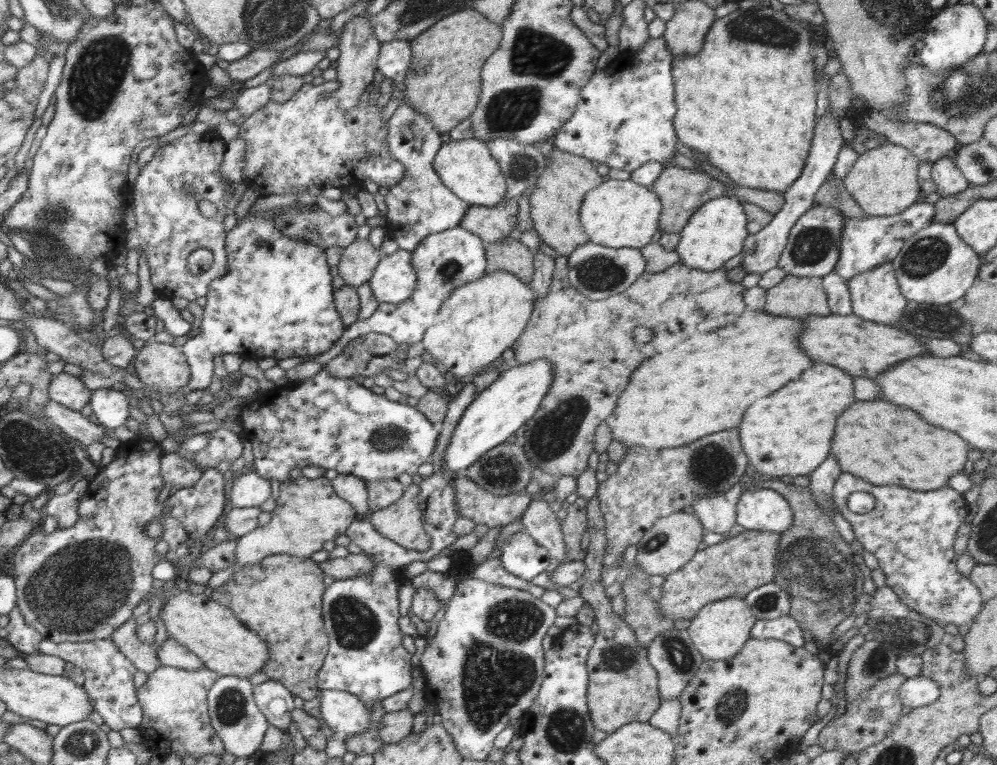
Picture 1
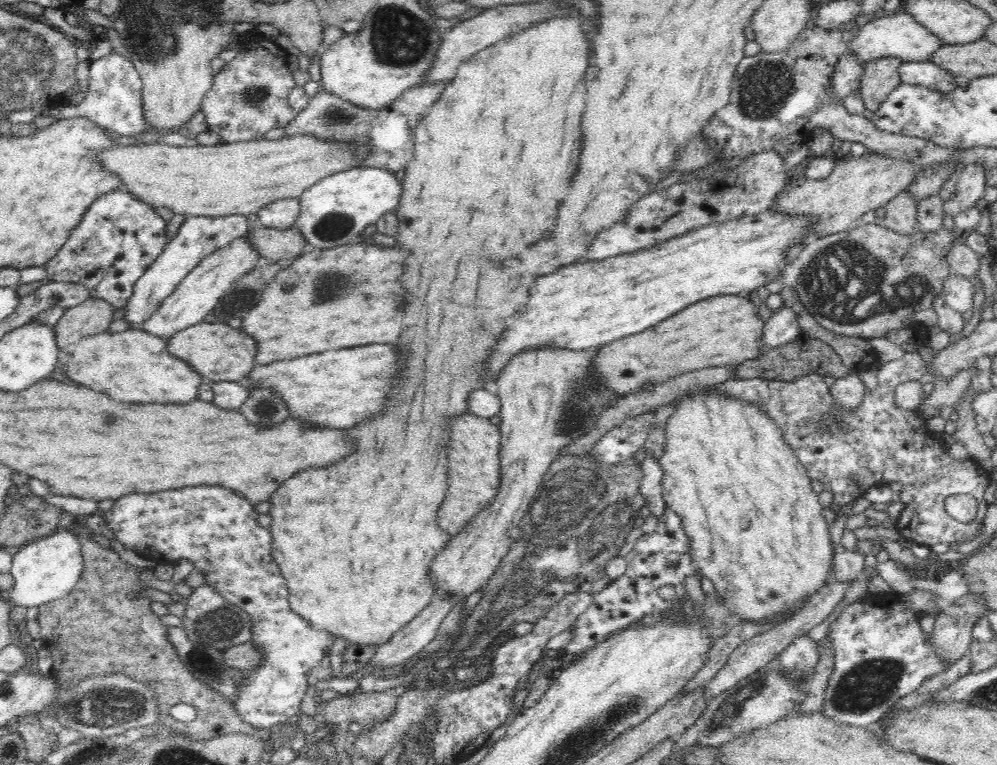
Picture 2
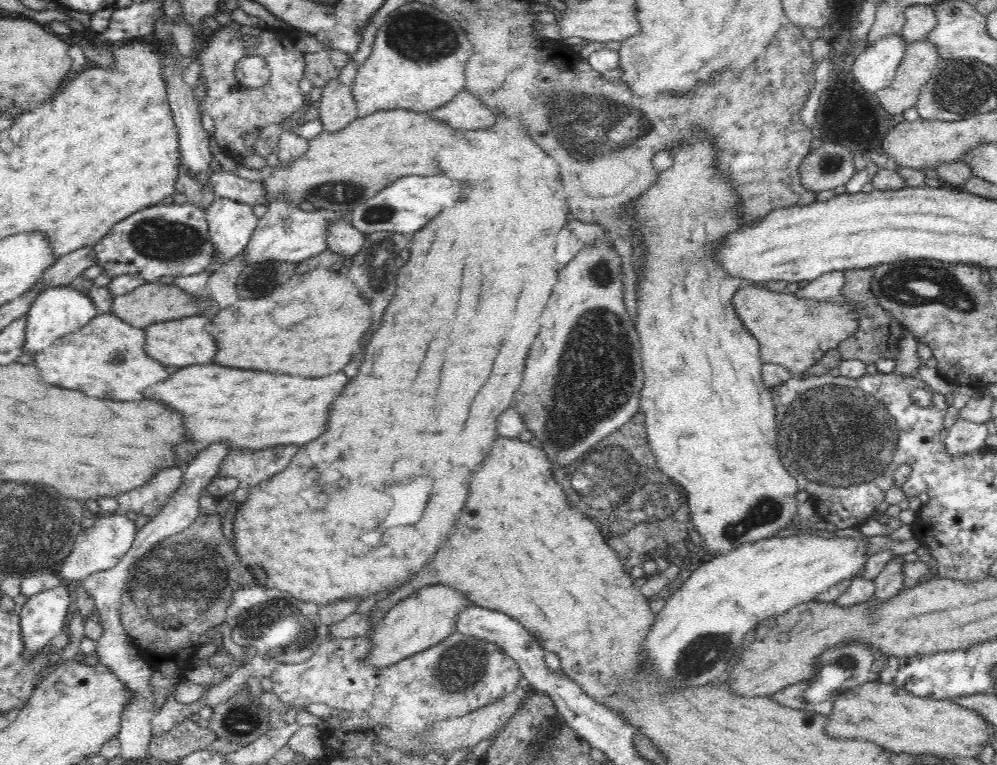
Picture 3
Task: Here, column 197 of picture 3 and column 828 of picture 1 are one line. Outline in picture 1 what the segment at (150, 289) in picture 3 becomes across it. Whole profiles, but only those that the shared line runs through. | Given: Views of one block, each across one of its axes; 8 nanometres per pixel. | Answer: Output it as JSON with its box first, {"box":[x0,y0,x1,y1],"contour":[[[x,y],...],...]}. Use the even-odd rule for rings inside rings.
{"box":[764,275,828,318],"contour":[[[787,275],[780,284],[766,289],[764,311],[770,315],[802,318],[806,315],[828,316],[827,294],[823,280]]]}

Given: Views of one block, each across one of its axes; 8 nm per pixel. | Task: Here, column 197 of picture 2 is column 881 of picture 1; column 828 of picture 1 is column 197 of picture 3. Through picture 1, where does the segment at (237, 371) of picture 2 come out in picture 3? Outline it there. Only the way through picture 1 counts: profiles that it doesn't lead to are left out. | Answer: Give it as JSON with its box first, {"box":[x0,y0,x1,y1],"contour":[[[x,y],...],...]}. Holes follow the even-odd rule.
{"box":[144,315,216,366],"contour":[[[202,315],[181,317],[160,321],[156,324],[150,324],[144,328],[146,335],[145,351],[150,358],[158,360],[159,363],[166,366],[190,366],[190,364],[210,364],[216,358],[216,342],[208,334],[207,324],[210,318]]]}

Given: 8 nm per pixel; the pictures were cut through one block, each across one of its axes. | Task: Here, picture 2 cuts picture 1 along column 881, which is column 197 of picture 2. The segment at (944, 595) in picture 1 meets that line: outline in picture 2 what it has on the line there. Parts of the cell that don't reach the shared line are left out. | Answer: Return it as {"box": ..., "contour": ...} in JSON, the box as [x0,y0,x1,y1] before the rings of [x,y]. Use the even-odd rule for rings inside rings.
{"box":[104,486,335,728],"contour":[[[190,486],[154,494],[130,494],[115,500],[112,508],[105,512],[104,521],[126,548],[138,555],[164,564],[188,560],[204,574],[204,584],[216,589],[229,603],[249,614],[252,622],[252,639],[263,652],[263,664],[255,670],[242,669],[247,680],[239,684],[241,692],[234,704],[240,718],[254,728],[272,728],[282,724],[300,711],[300,704],[310,686],[308,675],[330,652],[335,637],[326,630],[314,630],[310,623],[292,611],[289,603],[287,582],[270,552],[272,537],[266,528],[258,524],[258,512],[246,498],[222,488],[222,486]]]}

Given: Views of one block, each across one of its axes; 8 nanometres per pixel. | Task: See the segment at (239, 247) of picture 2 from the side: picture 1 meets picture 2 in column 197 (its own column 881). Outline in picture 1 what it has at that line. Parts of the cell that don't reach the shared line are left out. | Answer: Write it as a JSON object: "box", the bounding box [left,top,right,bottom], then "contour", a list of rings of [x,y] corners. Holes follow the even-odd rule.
{"box":[846,264,908,324],"contour":[[[891,264],[846,281],[853,313],[876,324],[896,324],[908,308]]]}

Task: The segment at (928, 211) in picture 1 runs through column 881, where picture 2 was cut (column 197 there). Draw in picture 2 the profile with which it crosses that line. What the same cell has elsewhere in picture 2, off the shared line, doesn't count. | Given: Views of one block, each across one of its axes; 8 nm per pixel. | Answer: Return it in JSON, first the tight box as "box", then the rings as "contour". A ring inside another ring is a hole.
{"box":[124,215,250,329],"contour":[[[242,215],[230,216],[188,216],[182,226],[178,230],[176,236],[169,239],[168,244],[164,246],[163,252],[158,254],[157,260],[146,270],[145,274],[136,280],[132,286],[132,296],[128,300],[128,304],[124,306],[124,321],[130,323],[130,328],[136,329],[149,316],[152,316],[164,298],[168,298],[176,290],[176,286],[190,275],[190,272],[204,258],[214,254],[214,252],[228,246],[234,239],[244,237],[250,229],[248,218]]]}

